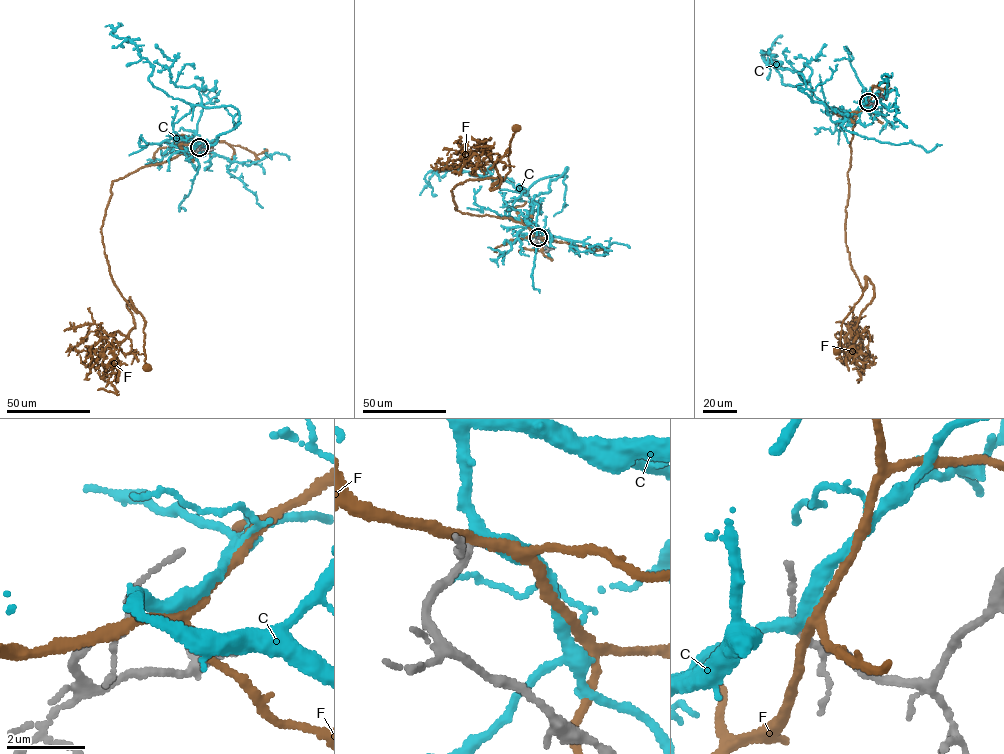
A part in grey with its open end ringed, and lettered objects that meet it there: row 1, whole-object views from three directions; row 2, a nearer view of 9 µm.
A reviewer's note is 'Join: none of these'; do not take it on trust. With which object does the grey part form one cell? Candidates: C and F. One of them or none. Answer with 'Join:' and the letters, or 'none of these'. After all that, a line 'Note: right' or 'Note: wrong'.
Join: C
Note: wrong

